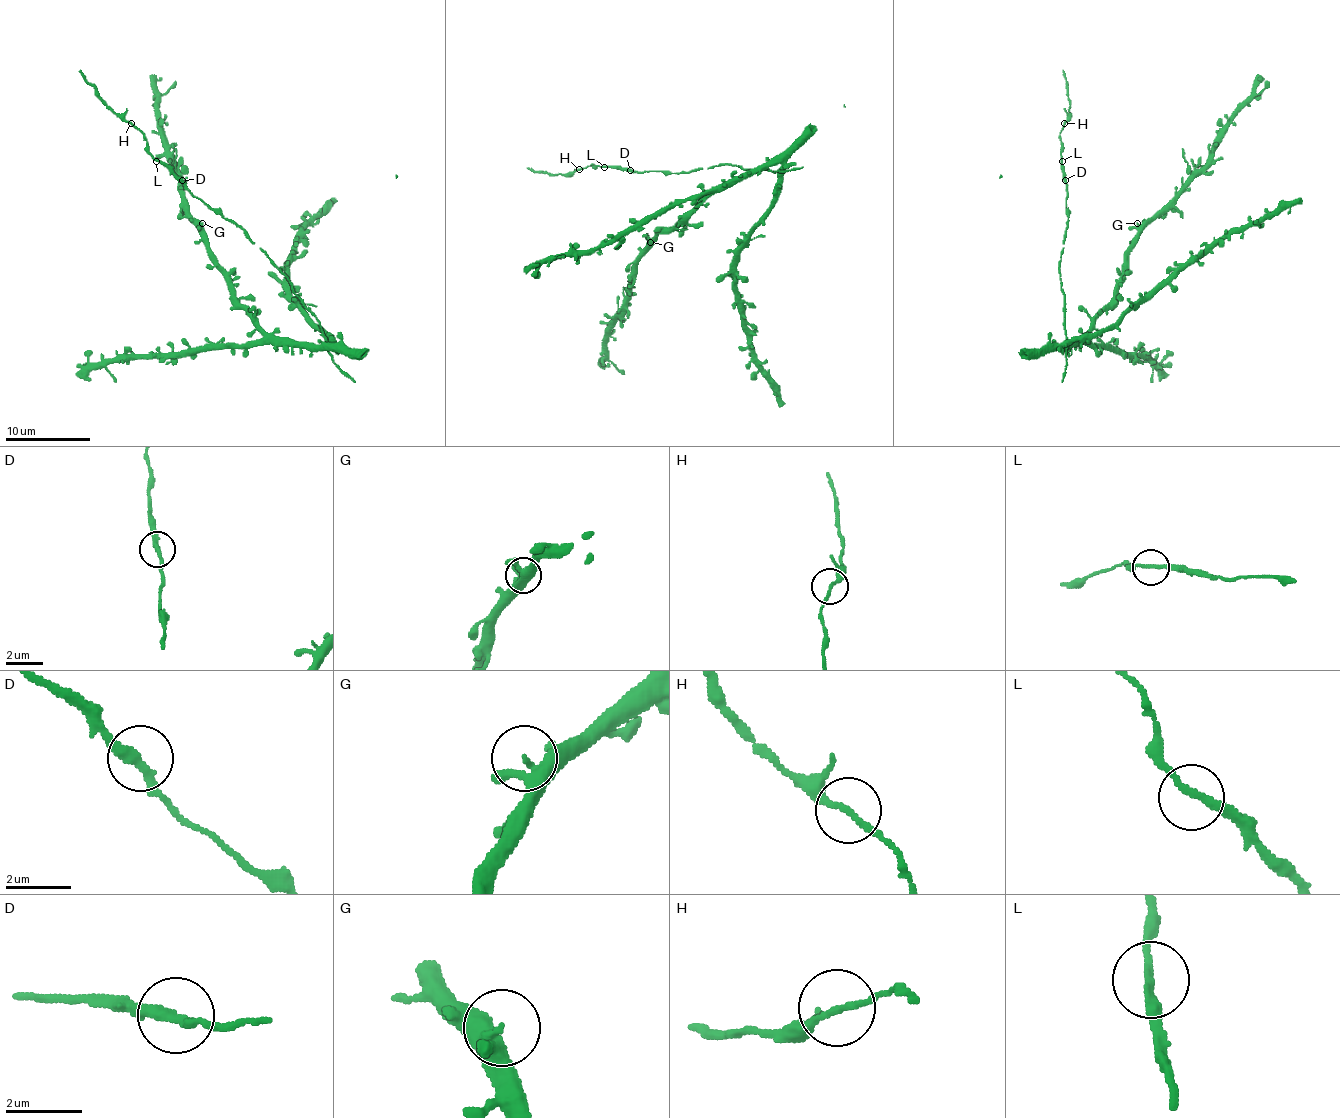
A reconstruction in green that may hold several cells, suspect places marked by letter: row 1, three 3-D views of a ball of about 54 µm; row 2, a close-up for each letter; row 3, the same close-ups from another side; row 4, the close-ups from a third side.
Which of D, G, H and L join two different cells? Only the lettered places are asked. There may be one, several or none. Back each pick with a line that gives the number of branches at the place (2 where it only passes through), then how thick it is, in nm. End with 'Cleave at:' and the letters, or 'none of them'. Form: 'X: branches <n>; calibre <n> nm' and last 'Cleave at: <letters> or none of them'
Cleave at: none of them

